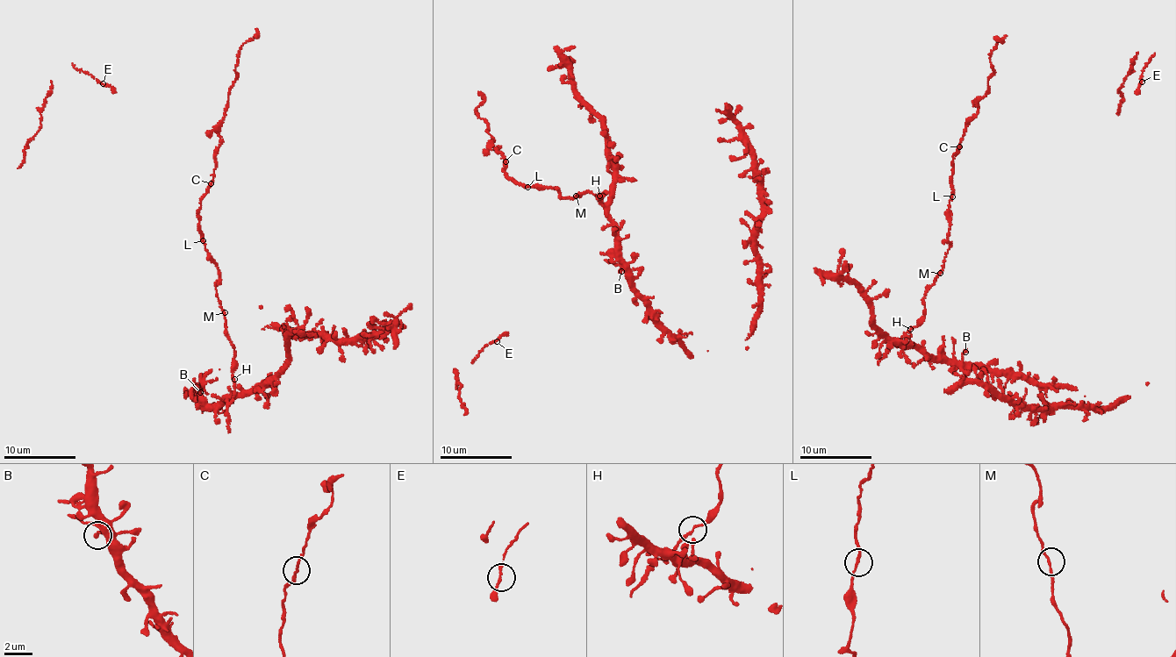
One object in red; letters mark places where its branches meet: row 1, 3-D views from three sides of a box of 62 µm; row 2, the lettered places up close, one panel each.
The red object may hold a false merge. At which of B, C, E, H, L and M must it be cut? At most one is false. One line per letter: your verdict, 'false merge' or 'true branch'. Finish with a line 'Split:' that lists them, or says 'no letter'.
B: true branch
C: false merge
E: true branch
H: true branch
L: true branch
M: true branch
Split: C

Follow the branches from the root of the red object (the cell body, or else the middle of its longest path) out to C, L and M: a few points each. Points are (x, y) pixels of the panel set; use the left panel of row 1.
C: (233, 367), (234, 345), (230, 342), (215, 288), (218, 267), (204, 248), (199, 230), (201, 201), (211, 183)
L: (233, 367), (234, 345), (230, 342), (215, 288), (218, 279), (218, 267), (203, 240)
M: (233, 367), (234, 345), (230, 342), (225, 327), (225, 312)

